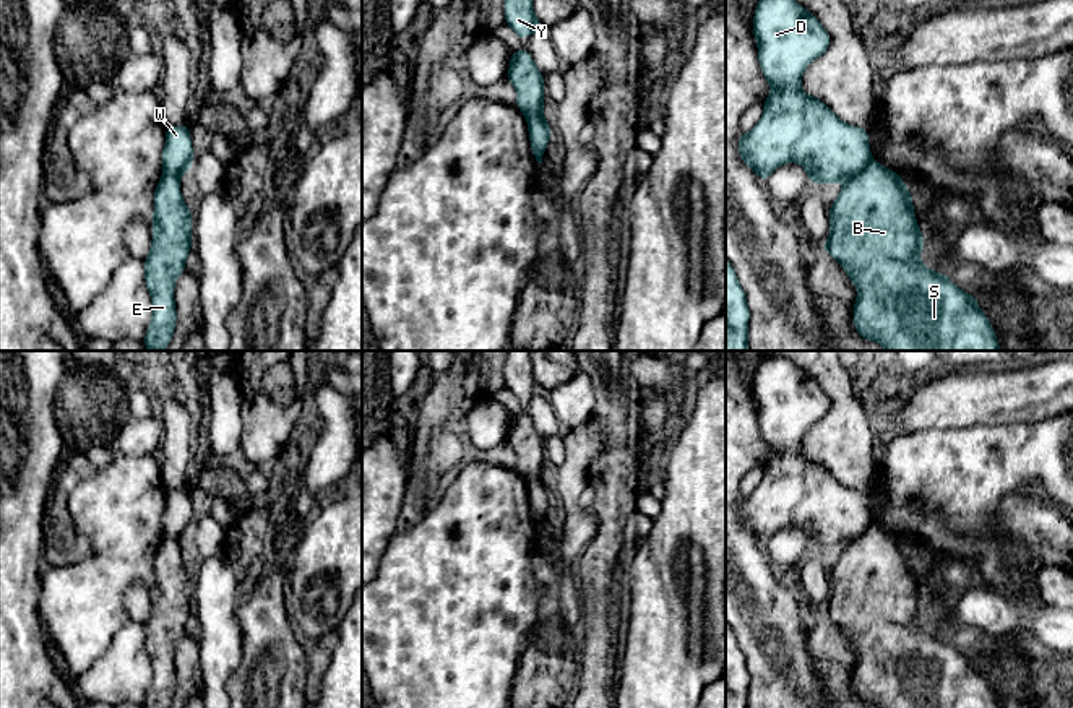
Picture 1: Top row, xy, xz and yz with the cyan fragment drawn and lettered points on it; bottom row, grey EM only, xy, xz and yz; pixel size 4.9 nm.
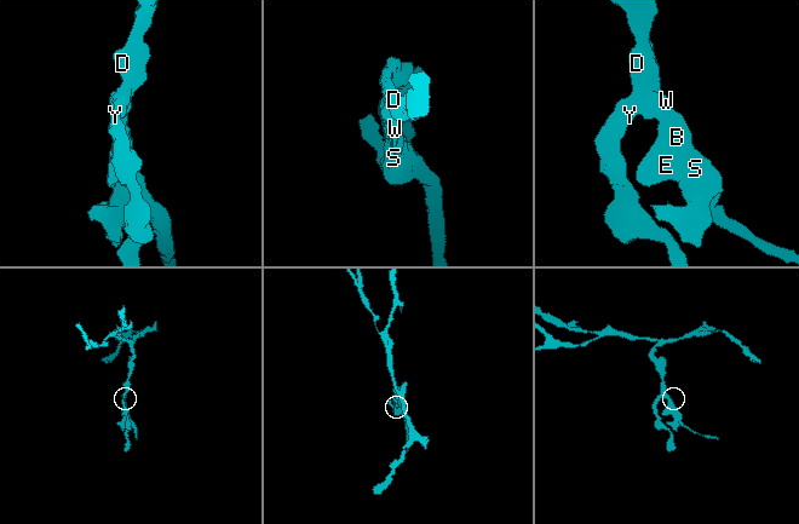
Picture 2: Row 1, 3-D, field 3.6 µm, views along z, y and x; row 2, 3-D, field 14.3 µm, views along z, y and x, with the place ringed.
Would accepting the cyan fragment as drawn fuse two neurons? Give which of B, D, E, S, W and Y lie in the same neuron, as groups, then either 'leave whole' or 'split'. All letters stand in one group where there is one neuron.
groups B E S / D W Y; split

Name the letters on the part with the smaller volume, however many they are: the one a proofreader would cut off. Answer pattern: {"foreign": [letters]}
{"foreign": ["B", "E", "S"]}

